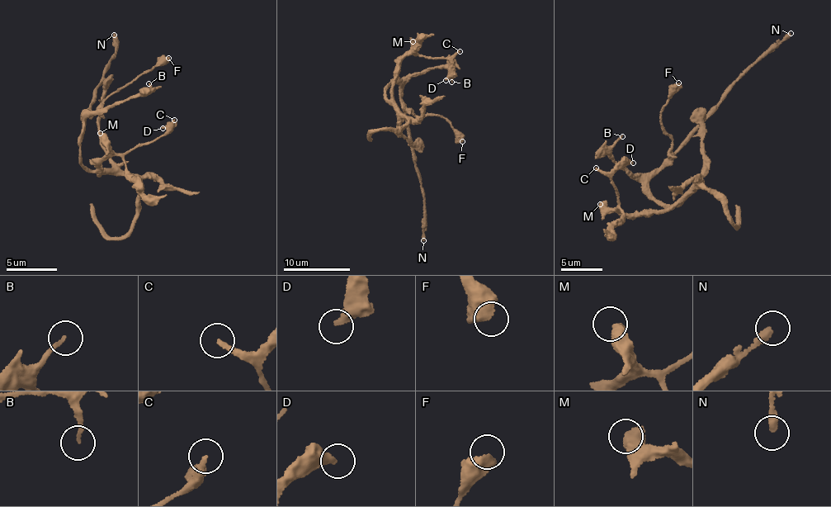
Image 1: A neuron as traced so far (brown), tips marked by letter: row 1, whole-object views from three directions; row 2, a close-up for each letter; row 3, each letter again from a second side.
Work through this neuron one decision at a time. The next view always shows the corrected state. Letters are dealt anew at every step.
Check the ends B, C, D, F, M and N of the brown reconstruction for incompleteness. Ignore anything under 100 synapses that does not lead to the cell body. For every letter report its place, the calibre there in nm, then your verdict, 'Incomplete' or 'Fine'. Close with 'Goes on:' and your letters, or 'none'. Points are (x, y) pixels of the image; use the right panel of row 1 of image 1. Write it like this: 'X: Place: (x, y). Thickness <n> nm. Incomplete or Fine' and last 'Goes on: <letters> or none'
B: Place: (622, 136). Thickness 140 nm. Fine
C: Place: (596, 168). Thickness 240 nm. Fine
D: Place: (633, 163). Thickness 240 nm. Fine
F: Place: (678, 82). Thickness 650 nm. Fine
M: Place: (600, 204). Thickness 600 nm. Fine
N: Place: (790, 33). Thickness 320 nm. Incomplete
Goes on: N

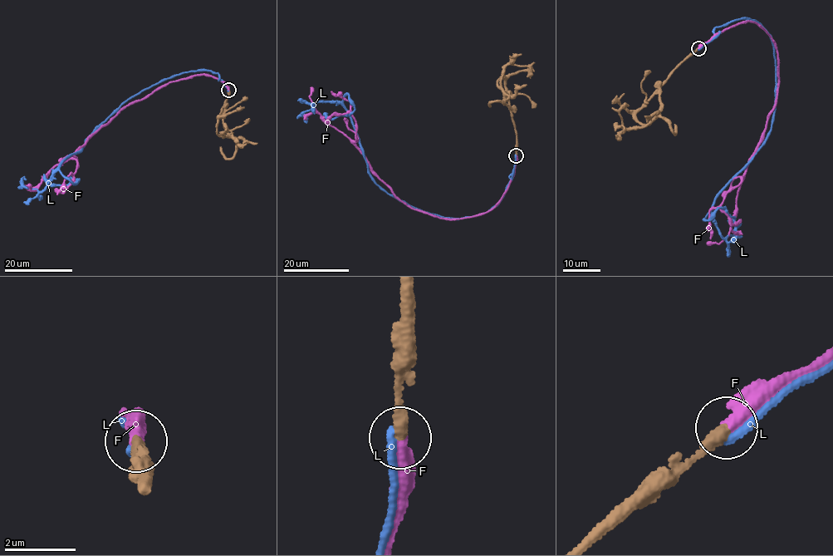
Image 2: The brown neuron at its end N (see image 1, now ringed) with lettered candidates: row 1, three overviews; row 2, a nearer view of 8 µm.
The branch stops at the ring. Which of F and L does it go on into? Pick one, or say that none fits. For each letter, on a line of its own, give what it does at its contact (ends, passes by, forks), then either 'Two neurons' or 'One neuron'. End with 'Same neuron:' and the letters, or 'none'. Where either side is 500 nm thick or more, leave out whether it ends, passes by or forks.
F: It ends there. One neuron
L: It ends there. Two neurons
Same neuron: F

